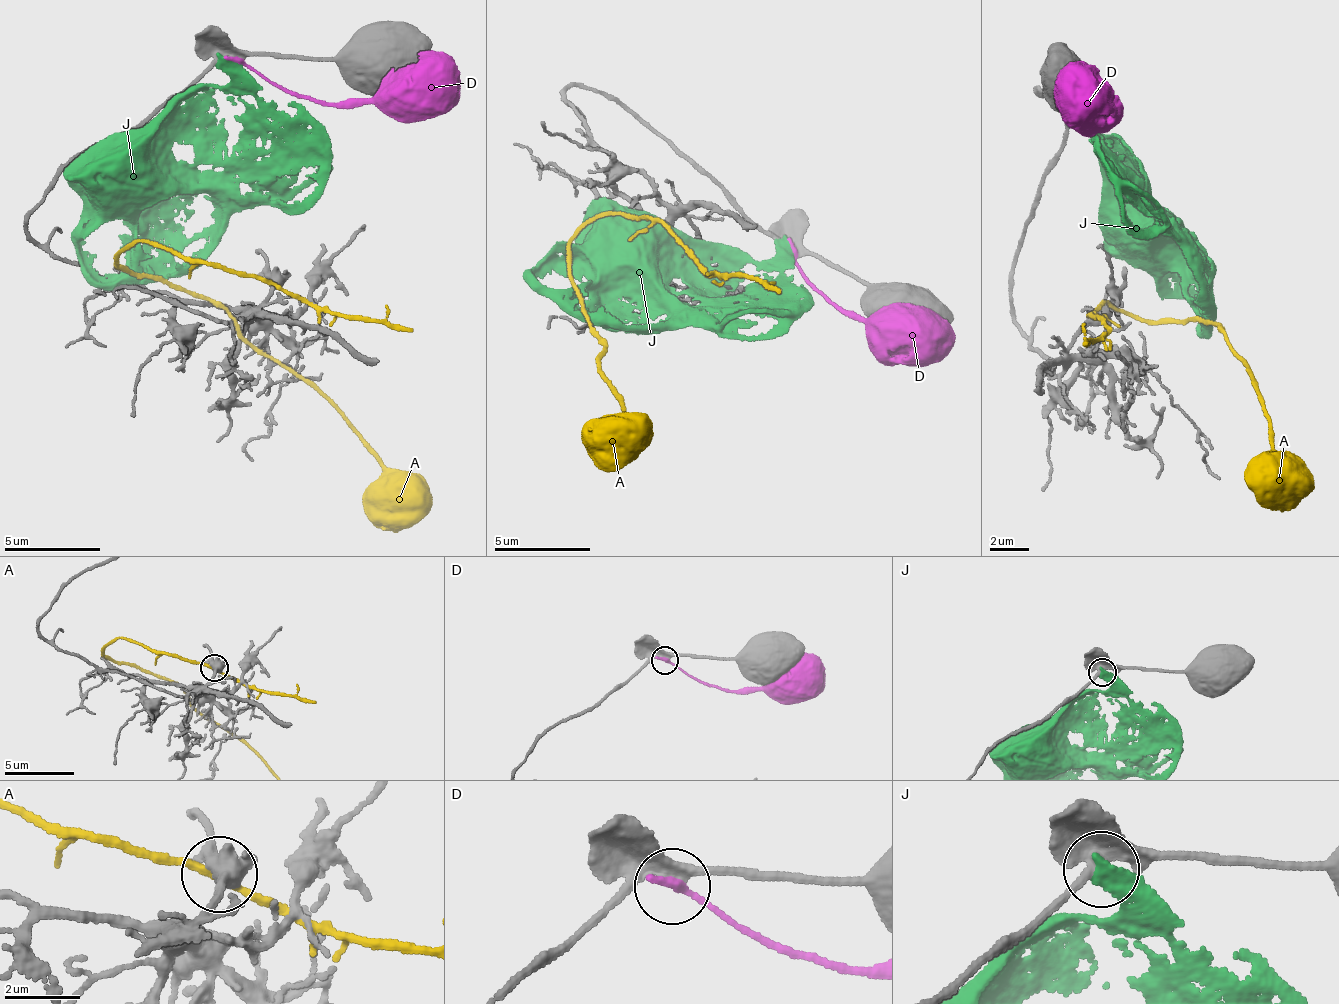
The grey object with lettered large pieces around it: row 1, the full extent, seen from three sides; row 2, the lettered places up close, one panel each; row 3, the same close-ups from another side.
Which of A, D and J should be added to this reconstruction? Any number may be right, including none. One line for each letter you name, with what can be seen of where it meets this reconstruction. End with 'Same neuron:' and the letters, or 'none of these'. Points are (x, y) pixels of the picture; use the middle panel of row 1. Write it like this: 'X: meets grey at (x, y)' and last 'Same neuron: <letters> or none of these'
Same neuron: none of these

